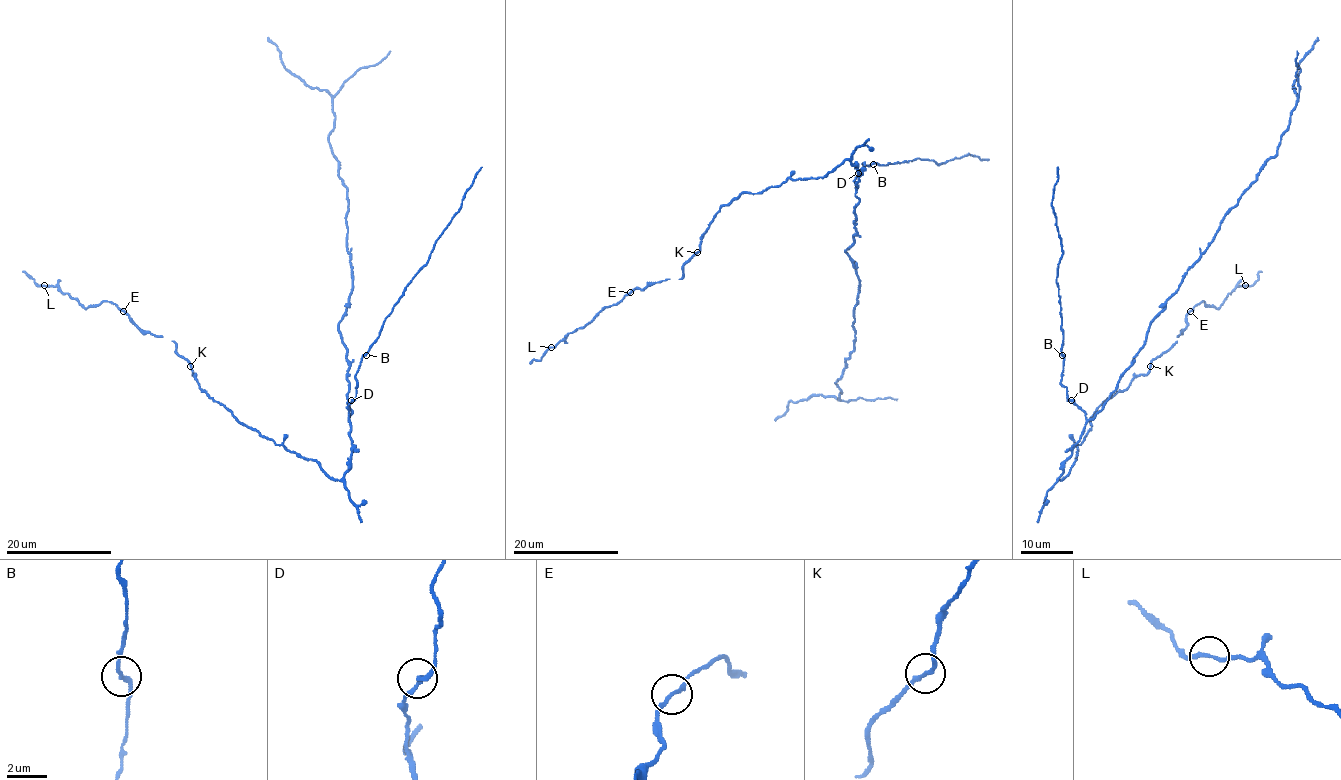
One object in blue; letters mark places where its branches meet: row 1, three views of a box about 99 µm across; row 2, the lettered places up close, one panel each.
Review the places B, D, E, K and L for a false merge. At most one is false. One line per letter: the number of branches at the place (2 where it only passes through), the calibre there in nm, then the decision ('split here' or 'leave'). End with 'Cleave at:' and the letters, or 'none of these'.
B: 2 branches meet; 170 nm thick; leave
D: 2 branches meet; 190 nm thick; leave
E: 2 branches meet; 170 nm thick; leave
K: 2 branches meet; 170 nm thick; leave
L: 2 branches meet; 180 nm thick; leave
Cleave at: none of these

